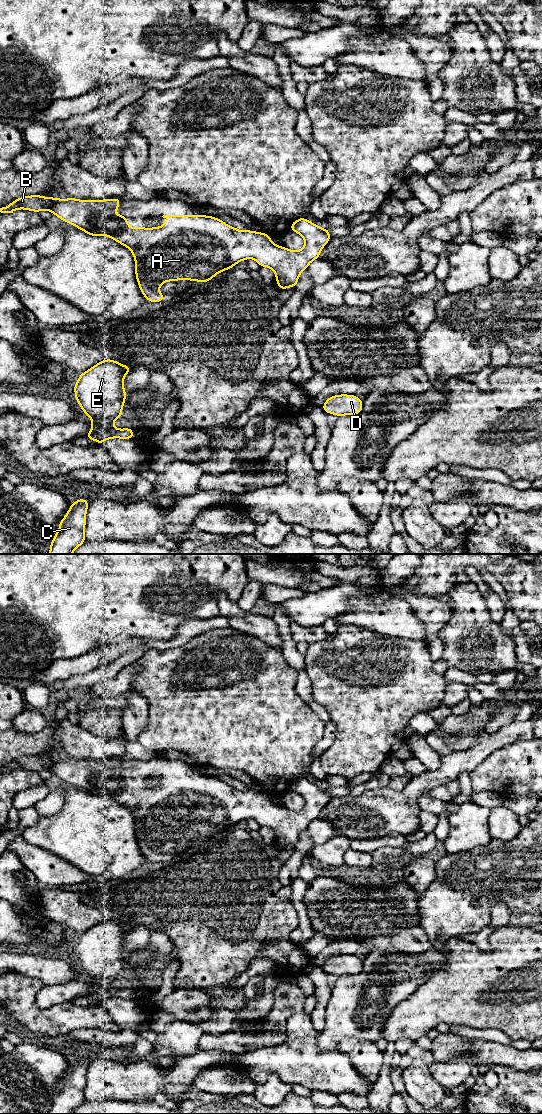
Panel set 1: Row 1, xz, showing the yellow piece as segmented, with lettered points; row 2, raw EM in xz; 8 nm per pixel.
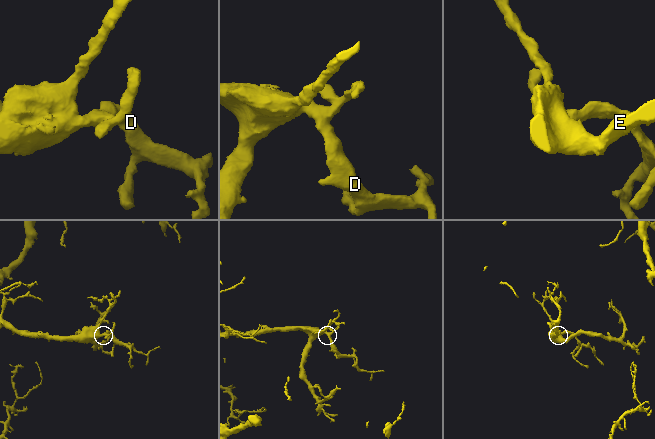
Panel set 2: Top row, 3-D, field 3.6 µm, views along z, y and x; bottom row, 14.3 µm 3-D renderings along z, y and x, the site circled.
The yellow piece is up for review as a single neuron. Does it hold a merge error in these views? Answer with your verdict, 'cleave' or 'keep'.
keep

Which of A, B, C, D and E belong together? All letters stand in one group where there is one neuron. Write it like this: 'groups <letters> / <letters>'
groups A B C D E

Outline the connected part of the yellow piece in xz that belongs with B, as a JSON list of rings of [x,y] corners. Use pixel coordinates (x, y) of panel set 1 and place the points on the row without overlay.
[[[40,755],[23,756],[0,768],[1,773],[13,773],[17,769],[34,772],[49,770],[61,780],[73,785],[91,796],[109,796],[129,808],[135,819],[135,834],[139,848],[148,862],[163,862],[165,856],[158,847],[167,841],[191,840],[209,842],[215,835],[233,828],[240,821],[252,818],[260,827],[271,828],[276,836],[279,849],[296,847],[299,834],[306,830],[331,799],[329,790],[310,782],[306,778],[295,780],[289,790],[299,793],[305,799],[300,811],[281,807],[271,801],[267,793],[252,790],[241,791],[229,786],[219,778],[206,775],[163,775],[167,781],[162,787],[131,788],[127,776],[118,773],[120,758],[105,760],[59,759]]]

